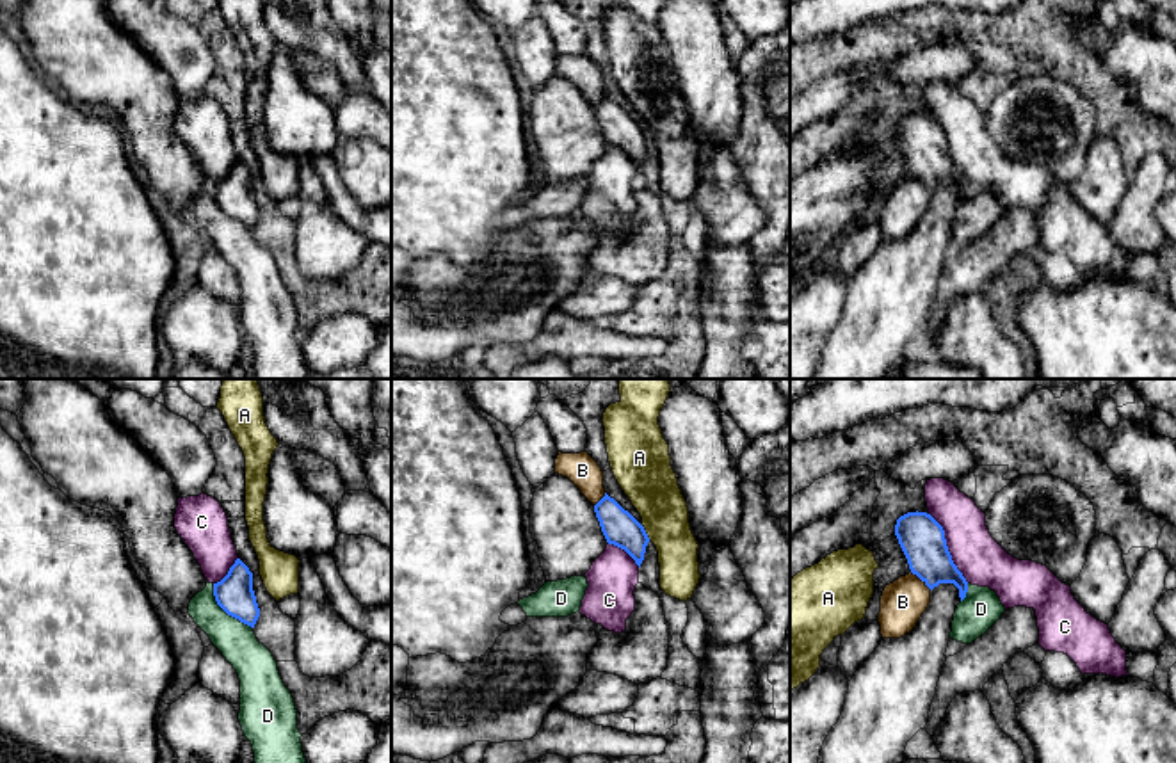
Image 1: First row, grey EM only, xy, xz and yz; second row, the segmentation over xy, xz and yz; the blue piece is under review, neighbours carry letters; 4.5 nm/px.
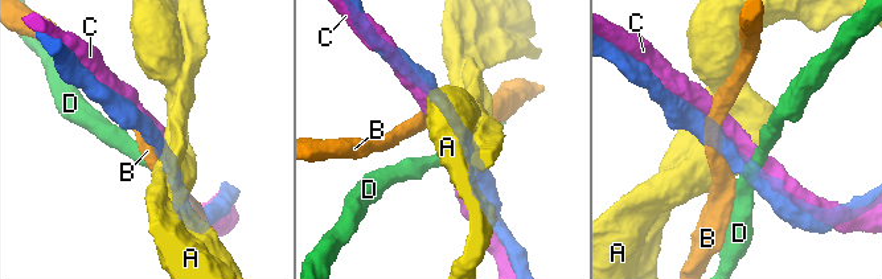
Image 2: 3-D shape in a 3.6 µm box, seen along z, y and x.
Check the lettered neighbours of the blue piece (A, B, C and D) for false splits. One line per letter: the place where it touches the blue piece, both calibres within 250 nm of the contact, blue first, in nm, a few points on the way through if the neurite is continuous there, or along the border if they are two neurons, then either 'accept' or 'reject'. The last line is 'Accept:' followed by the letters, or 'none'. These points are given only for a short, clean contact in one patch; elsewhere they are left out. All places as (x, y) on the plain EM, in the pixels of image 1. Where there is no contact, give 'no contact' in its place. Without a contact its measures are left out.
A: meets blue in xz at (644, 134); 160 nm thick on the blue side, 240 nm on the other; border along xz (641, 127), (650, 141); reject
B: meets blue in yz at (922, 182); 200 nm thick on the blue side, 200 nm on the other; reject
C: meets blue in yz at (947, 150); 200 nm thick on the blue side, 220 nm on the other; accept
D: meets blue in xy at (225, 212); 170 nm thick on the blue side, 170 nm on the other; border along xy (212, 185), (216, 203), (251, 230); reject
Accept: C

